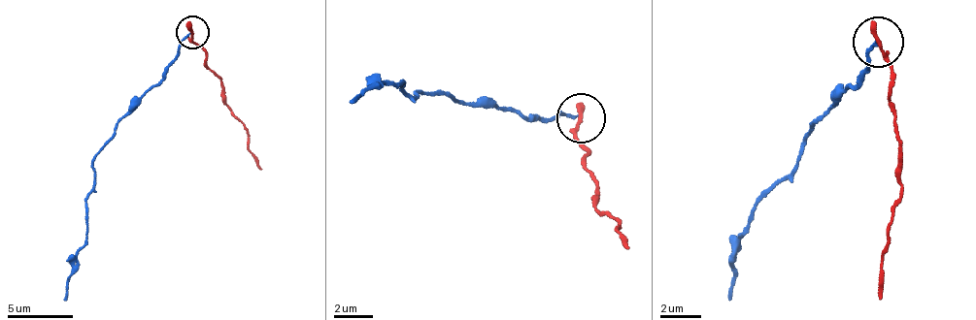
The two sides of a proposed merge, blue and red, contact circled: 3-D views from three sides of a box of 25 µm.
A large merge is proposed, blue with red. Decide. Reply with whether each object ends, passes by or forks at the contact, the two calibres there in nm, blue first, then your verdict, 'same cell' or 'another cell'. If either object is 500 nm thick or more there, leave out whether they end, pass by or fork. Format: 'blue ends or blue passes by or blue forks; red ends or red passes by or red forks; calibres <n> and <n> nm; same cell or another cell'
blue ends; red ends; calibres 120 and 280 nm; another cell

